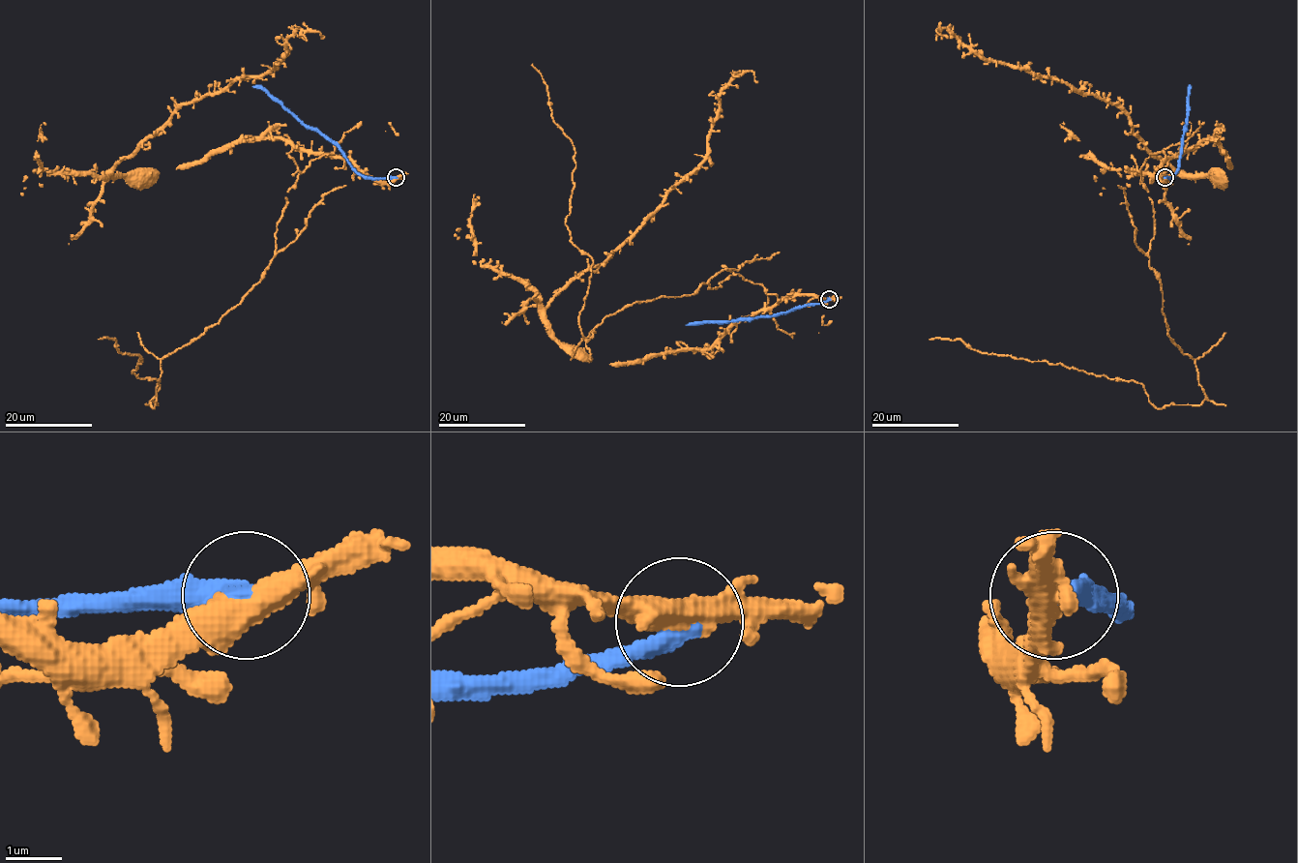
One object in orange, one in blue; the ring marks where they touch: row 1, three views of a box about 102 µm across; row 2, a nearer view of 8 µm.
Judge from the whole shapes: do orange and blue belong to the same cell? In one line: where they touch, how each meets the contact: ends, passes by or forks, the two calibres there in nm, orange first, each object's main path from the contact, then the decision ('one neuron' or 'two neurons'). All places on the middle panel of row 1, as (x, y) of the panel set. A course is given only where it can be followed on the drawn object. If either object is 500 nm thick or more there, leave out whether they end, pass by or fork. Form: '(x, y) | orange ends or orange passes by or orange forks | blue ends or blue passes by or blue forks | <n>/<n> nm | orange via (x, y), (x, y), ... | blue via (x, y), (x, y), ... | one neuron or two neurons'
(829, 299) | orange forks | blue ends | 400/440 nm | orange via (828, 299), (765, 307), (765, 289), (735, 274), (581, 334), (593, 262), (565, 223), (575, 149), (532, 64) | blue via (828, 299), (768, 316), (686, 325) | two neurons

